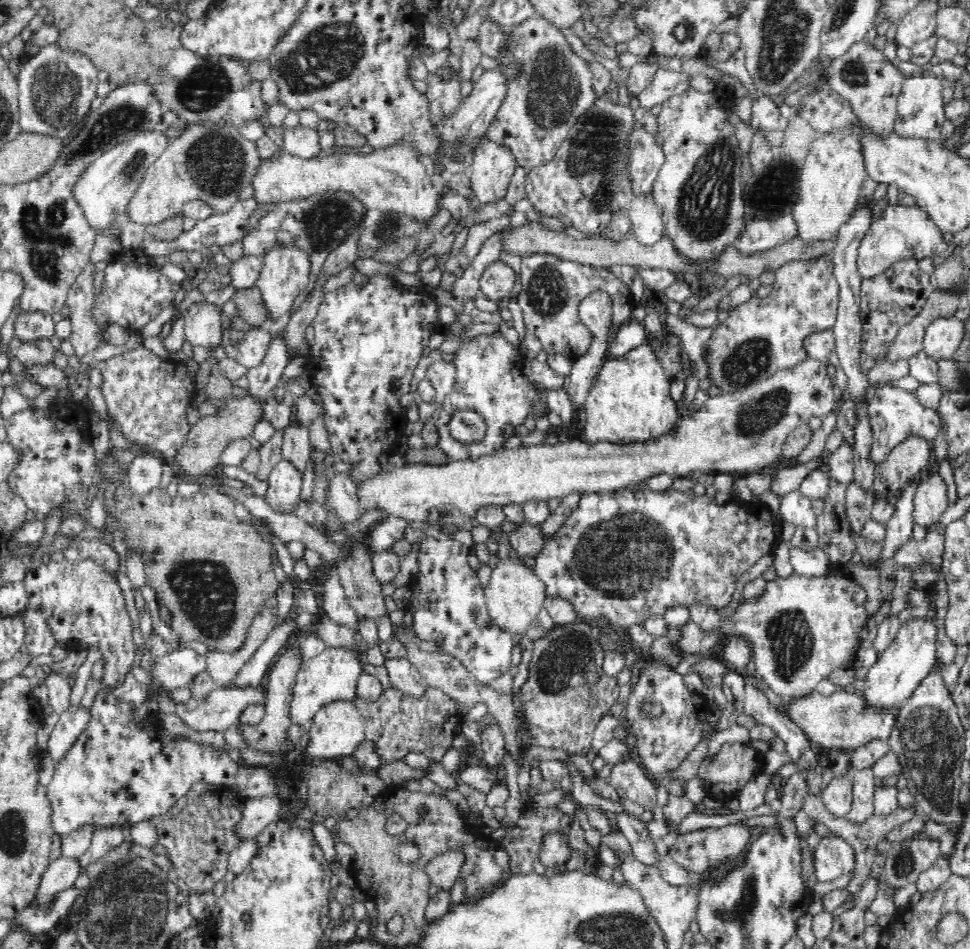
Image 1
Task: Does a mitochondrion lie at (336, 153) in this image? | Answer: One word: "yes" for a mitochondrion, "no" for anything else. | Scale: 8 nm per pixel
no

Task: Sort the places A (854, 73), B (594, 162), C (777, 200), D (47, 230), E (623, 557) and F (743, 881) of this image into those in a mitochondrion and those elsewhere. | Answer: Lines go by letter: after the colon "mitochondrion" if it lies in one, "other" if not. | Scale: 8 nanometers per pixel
A: mitochondrion
B: mitochondrion
C: other
D: mitochondrion
E: mitochondrion
F: mitochondrion

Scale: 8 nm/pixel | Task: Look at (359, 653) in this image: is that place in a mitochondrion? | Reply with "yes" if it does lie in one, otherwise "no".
no

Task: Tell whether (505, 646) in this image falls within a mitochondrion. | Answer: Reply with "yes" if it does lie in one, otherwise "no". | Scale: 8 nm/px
no

